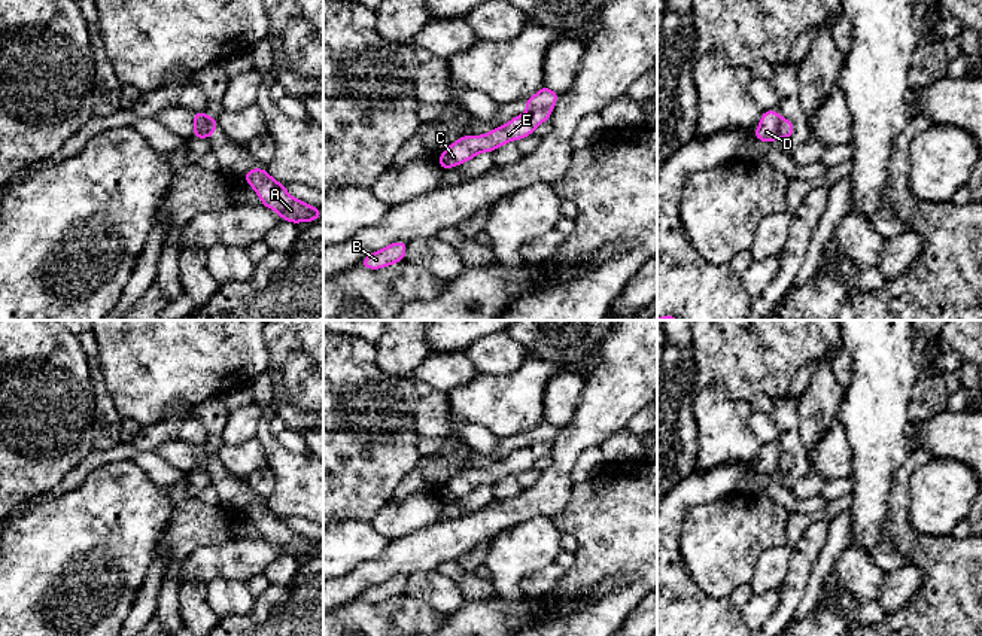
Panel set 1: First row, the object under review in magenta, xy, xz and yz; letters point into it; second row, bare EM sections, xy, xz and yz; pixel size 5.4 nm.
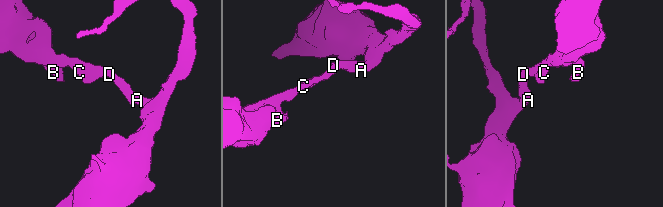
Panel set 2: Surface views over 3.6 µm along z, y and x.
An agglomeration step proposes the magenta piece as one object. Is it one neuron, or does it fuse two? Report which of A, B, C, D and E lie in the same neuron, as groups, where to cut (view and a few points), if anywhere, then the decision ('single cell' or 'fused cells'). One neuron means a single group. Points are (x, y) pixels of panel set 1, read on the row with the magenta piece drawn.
A D / B C E | xy (216, 122), (209, 122), (200, 137) | fused cells

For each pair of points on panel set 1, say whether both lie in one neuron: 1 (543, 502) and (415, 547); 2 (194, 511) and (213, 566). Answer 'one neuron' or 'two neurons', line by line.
1: one neuron
2: two neurons

